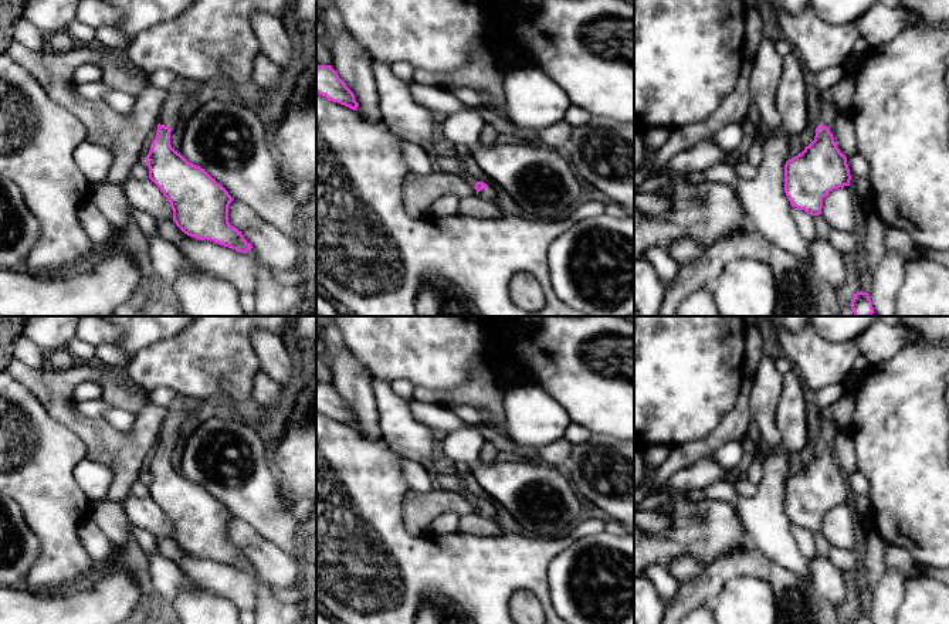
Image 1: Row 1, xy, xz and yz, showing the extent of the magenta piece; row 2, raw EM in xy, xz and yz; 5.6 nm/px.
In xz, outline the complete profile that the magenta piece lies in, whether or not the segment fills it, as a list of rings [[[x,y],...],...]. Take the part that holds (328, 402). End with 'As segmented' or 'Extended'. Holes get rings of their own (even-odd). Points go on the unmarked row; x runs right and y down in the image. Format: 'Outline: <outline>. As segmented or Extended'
Outline: [[[316,381],[316,411],[325,414],[328,418],[338,420],[353,428],[359,424],[359,421],[355,418],[353,410],[339,396],[332,383]]]. As segmented

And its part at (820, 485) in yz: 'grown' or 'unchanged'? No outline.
grown

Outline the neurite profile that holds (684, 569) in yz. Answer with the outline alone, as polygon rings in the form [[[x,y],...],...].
[[[684,555],[670,562],[667,572],[678,581],[679,586],[695,580],[701,573],[704,573],[706,566],[689,556]]]

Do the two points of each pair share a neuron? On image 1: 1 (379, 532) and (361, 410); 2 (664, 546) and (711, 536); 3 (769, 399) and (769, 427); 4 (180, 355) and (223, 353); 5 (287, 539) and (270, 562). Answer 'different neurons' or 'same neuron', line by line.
1: different neurons
2: same neuron
3: same neuron
4: same neuron
5: different neurons

